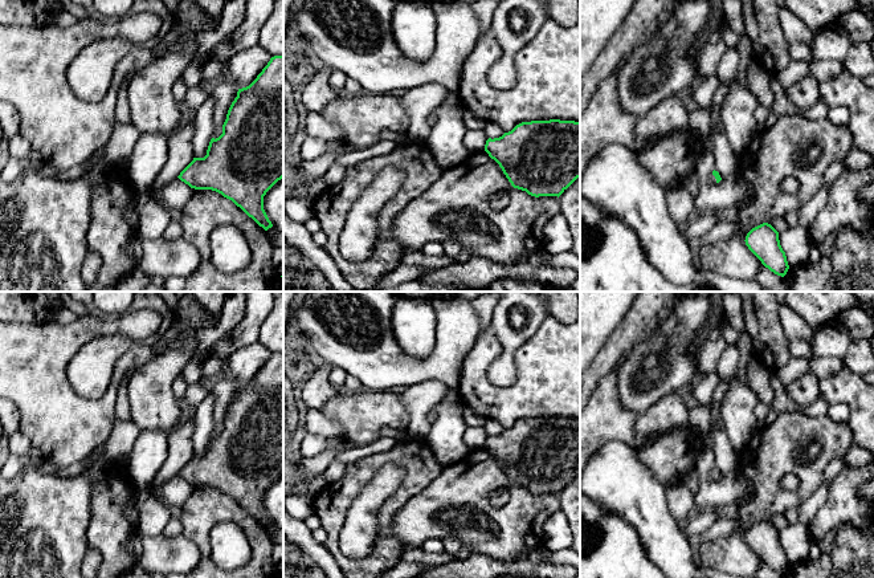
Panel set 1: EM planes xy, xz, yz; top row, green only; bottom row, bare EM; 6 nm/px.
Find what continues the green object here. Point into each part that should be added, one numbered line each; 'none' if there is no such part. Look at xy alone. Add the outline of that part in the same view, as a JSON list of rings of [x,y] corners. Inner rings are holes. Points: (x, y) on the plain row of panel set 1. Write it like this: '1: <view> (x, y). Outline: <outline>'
none

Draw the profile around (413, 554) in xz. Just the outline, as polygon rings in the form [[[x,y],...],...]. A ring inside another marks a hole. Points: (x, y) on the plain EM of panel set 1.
[[[409,548],[401,555],[401,562],[418,562],[426,566],[438,566],[452,561],[448,553],[433,554],[421,548]]]

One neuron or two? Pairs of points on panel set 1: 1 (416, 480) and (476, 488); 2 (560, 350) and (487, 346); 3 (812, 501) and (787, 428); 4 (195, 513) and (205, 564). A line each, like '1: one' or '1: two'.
1: two
2: one
3: two
4: one

